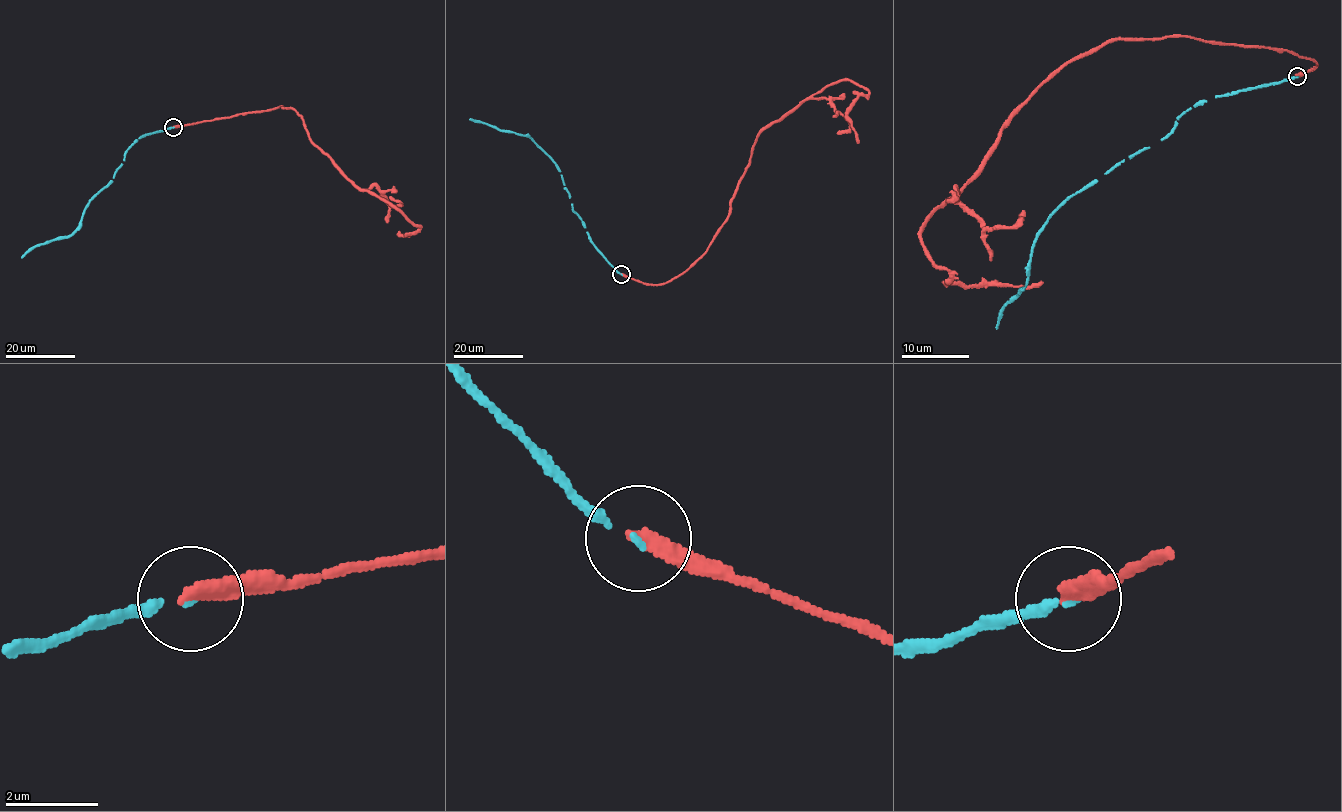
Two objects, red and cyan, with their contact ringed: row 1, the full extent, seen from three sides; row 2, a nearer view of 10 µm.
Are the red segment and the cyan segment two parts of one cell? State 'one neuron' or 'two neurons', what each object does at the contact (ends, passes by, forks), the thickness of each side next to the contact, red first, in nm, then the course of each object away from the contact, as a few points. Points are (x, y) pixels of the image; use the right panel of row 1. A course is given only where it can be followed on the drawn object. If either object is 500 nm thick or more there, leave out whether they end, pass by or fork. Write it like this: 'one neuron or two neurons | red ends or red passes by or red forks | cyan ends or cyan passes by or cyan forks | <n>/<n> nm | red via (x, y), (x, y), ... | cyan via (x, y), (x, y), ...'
one neuron | red ends | cyan ends | 360/100 nm | red via (1297, 77), (1317, 63), (1193, 36), (1112, 38), (1060, 65), (921, 226), (925, 251), (950, 281), (1042, 281) | cyan via (1297, 77), (1195, 104), (1161, 140), (1072, 194), (1039, 233), (1027, 283), (1003, 308), (997, 328)

